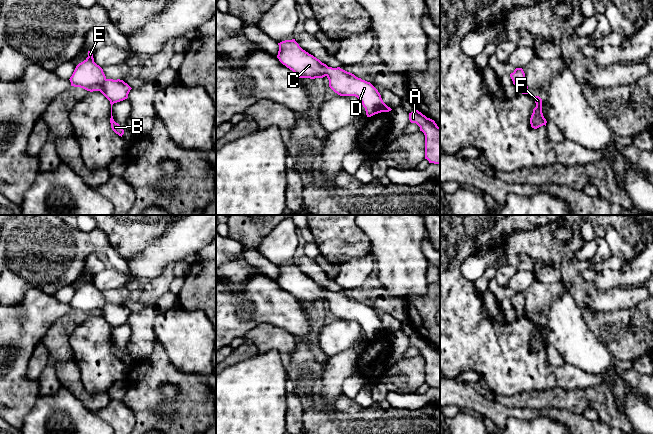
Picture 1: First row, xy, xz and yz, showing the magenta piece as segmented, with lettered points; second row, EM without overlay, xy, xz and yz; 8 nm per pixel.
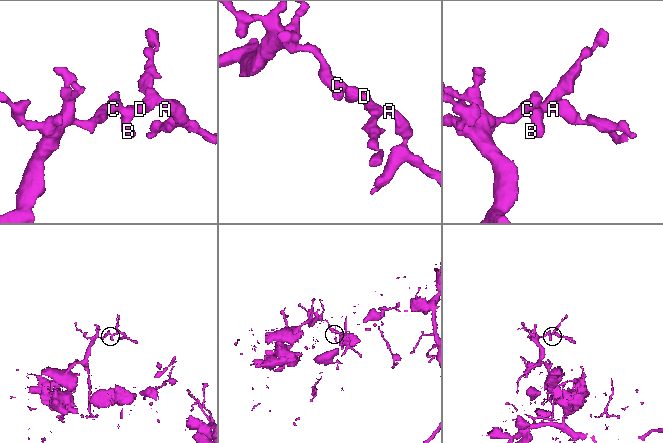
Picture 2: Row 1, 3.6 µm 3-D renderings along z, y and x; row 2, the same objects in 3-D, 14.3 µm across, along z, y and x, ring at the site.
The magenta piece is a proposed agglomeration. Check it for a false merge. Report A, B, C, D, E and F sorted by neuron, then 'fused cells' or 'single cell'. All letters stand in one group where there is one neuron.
A B C D E F; single cell

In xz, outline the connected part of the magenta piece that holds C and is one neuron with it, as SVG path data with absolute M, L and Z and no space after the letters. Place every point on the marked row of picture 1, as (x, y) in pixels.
M285 40L280 43L277 58L287 68L292 70L299 78L323 78L327 77L329 80L329 87L340 96L355 96L365 108L367 117L371 117L381 112L389 112L392 109L388 107L382 100L378 90L370 83L361 78L356 77L354 74L347 72L340 67L332 68L322 63L319 59L303 50L299 44L292 40Z

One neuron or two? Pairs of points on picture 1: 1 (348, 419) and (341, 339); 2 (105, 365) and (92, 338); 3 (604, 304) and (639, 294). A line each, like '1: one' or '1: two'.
1: two
2: one
3: one

